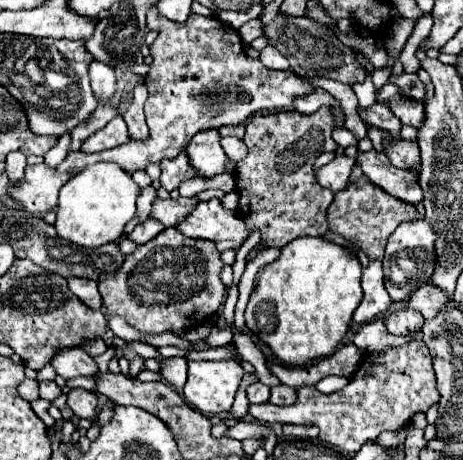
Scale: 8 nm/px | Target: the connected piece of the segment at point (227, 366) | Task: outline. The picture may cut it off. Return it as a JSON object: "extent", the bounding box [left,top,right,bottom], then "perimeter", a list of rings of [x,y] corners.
{"extent":[183,360,243,414],"perimeter":[[[235,360],[189,362],[189,378],[183,394],[203,414],[229,412],[243,374],[243,368]]]}

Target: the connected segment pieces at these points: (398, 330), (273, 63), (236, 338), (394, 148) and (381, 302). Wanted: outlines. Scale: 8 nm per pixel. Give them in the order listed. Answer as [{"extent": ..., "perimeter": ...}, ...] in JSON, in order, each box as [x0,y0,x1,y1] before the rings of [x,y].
[{"extent":[383,306,423,336],"perimeter":[[[407,306],[405,308],[399,308],[399,310],[393,310],[393,312],[387,312],[385,318],[383,318],[387,330],[395,336],[401,336],[401,334],[409,334],[413,332],[415,328],[423,326],[423,316],[419,312],[413,312],[409,310]]]},{"extent":[261,46,289,70],"perimeter":[[[265,46],[261,50],[261,62],[271,70],[287,70],[289,68],[289,62],[285,60],[285,56],[281,56],[281,52],[277,52],[277,48],[273,48],[273,46]]]},{"extent":[233,328,281,386],"perimeter":[[[233,328],[233,342],[237,346],[237,352],[243,360],[251,362],[255,366],[255,374],[261,382],[265,382],[267,386],[277,386],[281,384],[271,372],[269,372],[269,364],[267,364],[267,358],[261,354],[261,350],[257,348],[257,344],[253,342],[253,338],[249,334],[243,334],[243,332],[237,332]]]},{"extent":[383,140,421,176],"perimeter":[[[391,140],[391,144],[383,142],[389,160],[397,168],[413,170],[417,176],[421,174],[421,152],[417,148],[417,142],[405,142],[405,140]]]},{"extent":[353,260,391,324],"perimeter":[[[369,260],[369,266],[363,270],[363,294],[365,296],[353,314],[353,322],[365,324],[365,322],[373,320],[375,316],[387,312],[391,298],[385,290],[383,276],[385,274],[383,274],[381,260]]]}]

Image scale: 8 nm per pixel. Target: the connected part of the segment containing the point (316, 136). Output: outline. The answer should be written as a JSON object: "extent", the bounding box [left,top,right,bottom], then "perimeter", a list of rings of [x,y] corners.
{"extent":[235,108,335,248],"perimeter":[[[319,108],[313,114],[281,110],[257,114],[247,122],[243,142],[249,148],[245,160],[237,162],[235,192],[239,194],[239,212],[249,230],[261,230],[261,244],[283,248],[299,236],[323,236],[327,232],[327,206],[333,192],[323,190],[311,170],[313,160],[323,152],[335,152],[333,112]]]}

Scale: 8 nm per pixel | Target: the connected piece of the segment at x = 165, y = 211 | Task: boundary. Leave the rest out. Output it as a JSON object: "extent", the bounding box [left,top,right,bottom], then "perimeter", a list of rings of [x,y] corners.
{"extent":[151,196,199,228],"perimeter":[[[179,196],[177,200],[173,200],[173,198],[167,198],[167,200],[157,198],[153,202],[153,214],[151,214],[151,218],[157,218],[159,222],[163,222],[165,228],[169,228],[169,226],[175,228],[177,224],[181,224],[181,220],[185,216],[189,216],[189,212],[193,212],[193,208],[195,208],[197,202],[199,202],[197,196],[193,196],[193,198]]]}

